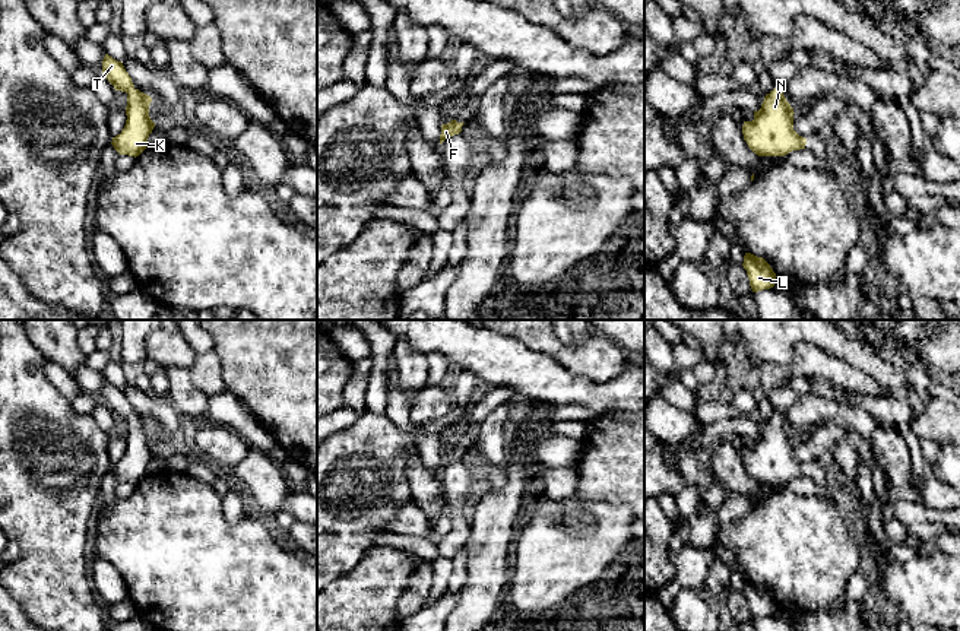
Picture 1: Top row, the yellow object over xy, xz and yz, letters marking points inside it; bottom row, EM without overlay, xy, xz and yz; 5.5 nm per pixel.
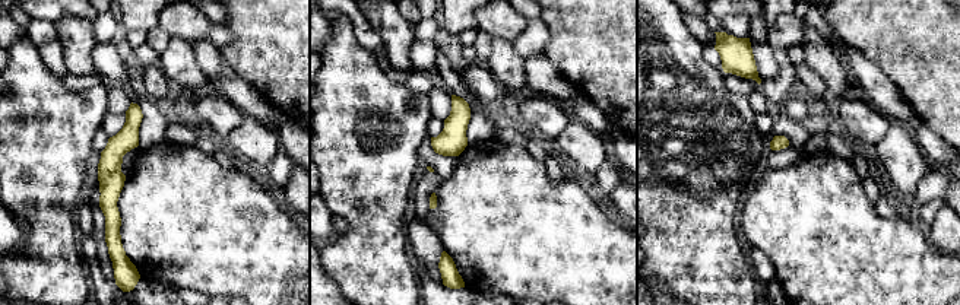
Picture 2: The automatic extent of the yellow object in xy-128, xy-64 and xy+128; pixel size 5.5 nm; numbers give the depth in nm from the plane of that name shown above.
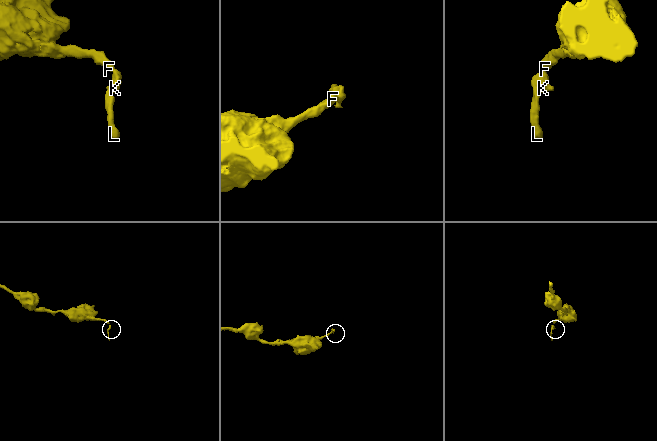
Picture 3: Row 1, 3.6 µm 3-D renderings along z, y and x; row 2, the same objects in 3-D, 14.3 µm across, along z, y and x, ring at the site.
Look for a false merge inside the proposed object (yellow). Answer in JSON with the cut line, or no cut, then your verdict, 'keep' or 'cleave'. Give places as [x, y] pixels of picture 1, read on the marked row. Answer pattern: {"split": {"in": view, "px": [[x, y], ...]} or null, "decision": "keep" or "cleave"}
{"split": null, "decision": "keep"}

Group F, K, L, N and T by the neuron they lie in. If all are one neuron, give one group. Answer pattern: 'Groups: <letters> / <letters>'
Groups: F K L N T

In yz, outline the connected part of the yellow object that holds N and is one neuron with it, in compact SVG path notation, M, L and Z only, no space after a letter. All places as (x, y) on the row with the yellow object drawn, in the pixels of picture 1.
M776 85L761 104L758 111L754 111L753 121L744 121L742 134L748 148L758 156L785 156L792 150L805 149L807 139L793 130L793 108L783 95L783 86Z

